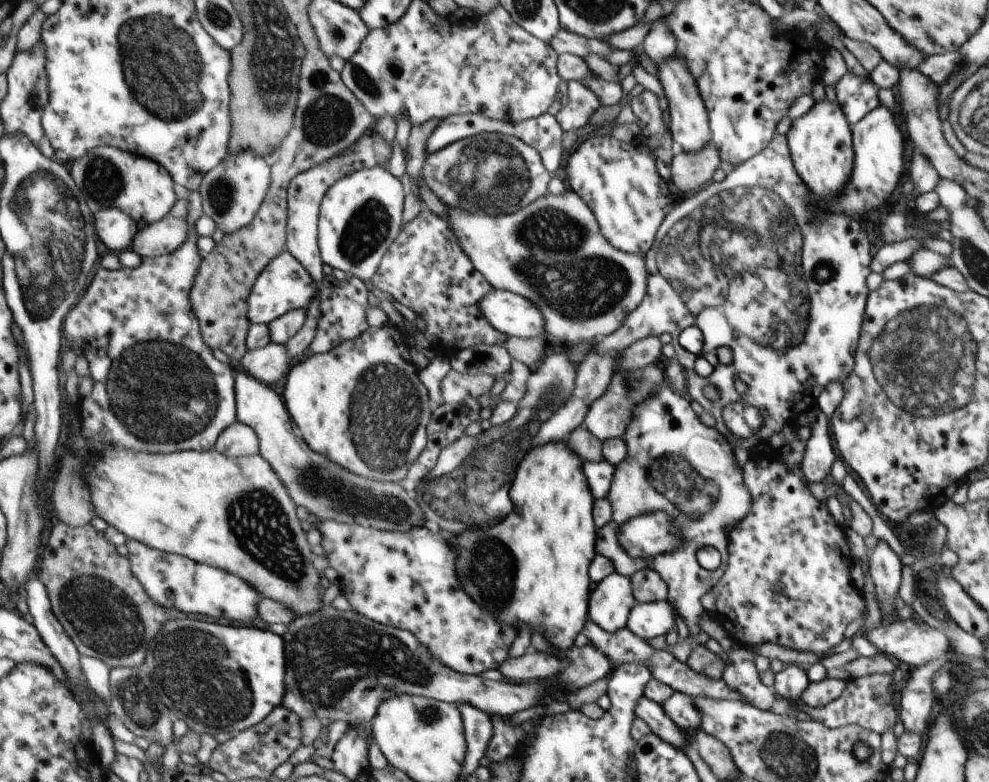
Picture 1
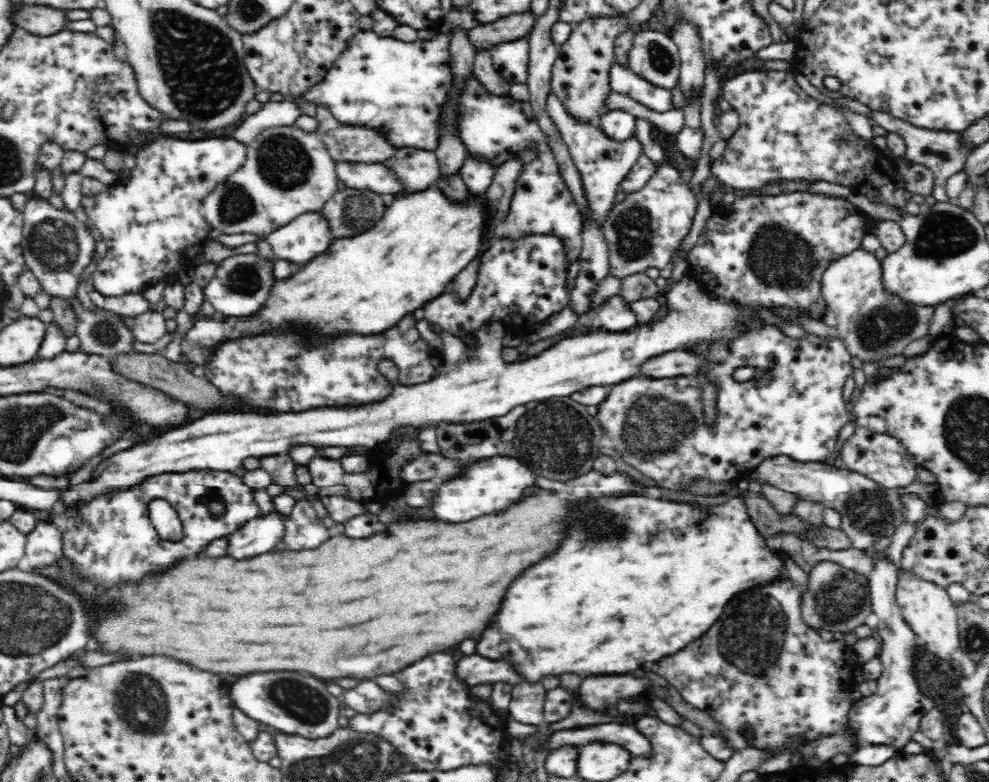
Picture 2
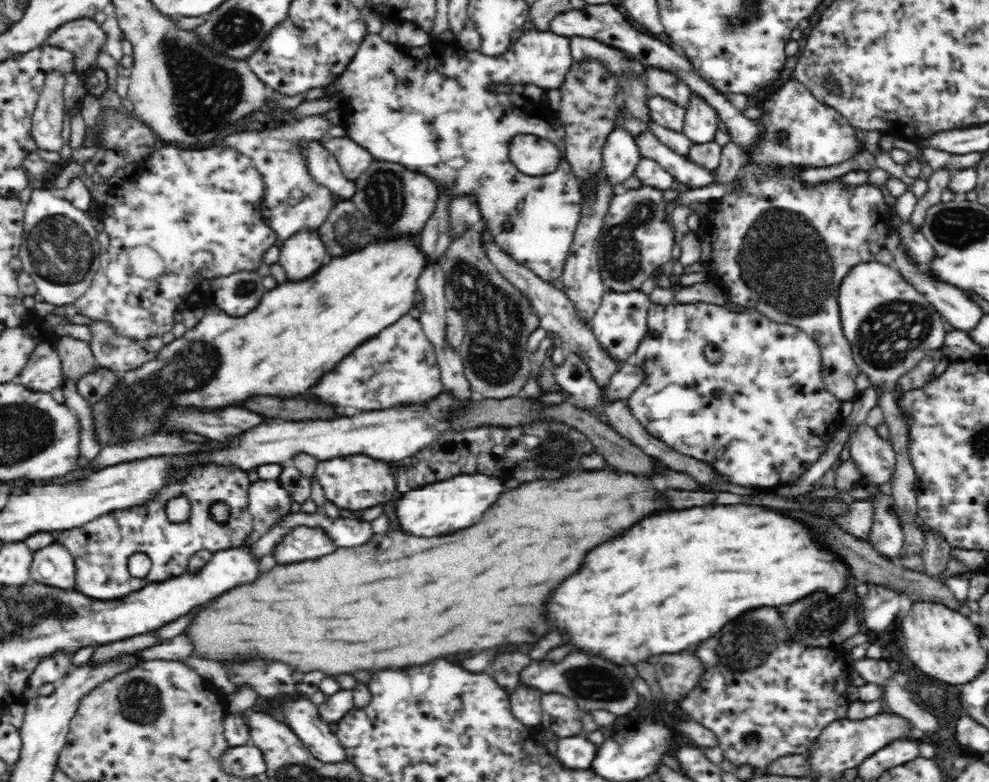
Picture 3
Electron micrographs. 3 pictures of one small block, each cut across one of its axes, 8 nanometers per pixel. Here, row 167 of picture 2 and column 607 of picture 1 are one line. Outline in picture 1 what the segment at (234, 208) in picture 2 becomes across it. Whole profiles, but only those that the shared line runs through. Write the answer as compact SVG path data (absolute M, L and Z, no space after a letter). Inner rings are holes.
M565 190L562 195L546 194L545 197L538 198L525 209L519 210L517 213L488 215L486 212L470 212L464 208L456 206L448 207L448 223L453 231L460 239L461 246L473 261L473 265L478 271L489 280L494 289L513 292L532 300L532 304L536 304L538 310L542 310L544 314L544 328L548 334L552 334L566 346L577 345L582 343L590 343L599 340L601 337L608 337L609 334L616 332L625 324L629 314L636 310L641 302L645 300L648 294L648 267L645 265L645 258L638 254L628 254L626 251L618 250L601 232L601 224L598 223L597 216L593 212L593 208L585 202L584 198L580 198L580 194L576 194L574 190Z

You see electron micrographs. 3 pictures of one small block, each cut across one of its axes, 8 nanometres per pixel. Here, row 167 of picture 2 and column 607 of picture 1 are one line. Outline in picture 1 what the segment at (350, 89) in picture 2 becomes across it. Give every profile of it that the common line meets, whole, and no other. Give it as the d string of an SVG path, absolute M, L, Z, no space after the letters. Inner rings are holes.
M668 384L658 389L656 394L648 396L644 404L638 404L634 409L633 421L630 422L629 429L626 430L623 438L628 444L628 456L614 470L613 484L610 485L610 492L607 496L612 506L612 516L602 528L596 526L596 552L609 558L615 571L628 578L631 578L638 570L657 571L669 583L667 600L676 608L677 614L688 627L690 637L696 642L696 638L703 630L702 618L707 614L703 599L718 584L718 580L724 576L726 566L728 566L730 533L738 528L738 522L744 520L752 508L752 496L744 484L742 466L736 460L734 448L726 442L726 438L716 428L709 428L702 423L699 416L692 412L686 396L672 392ZM661 512L668 512L672 516L672 522L680 534L680 548L676 548L674 552L658 554L654 558L634 558L619 541L621 526L638 518L640 514L644 516L644 514ZM706 546L714 546L720 552L721 564L717 570L704 569L696 559L696 552Z

